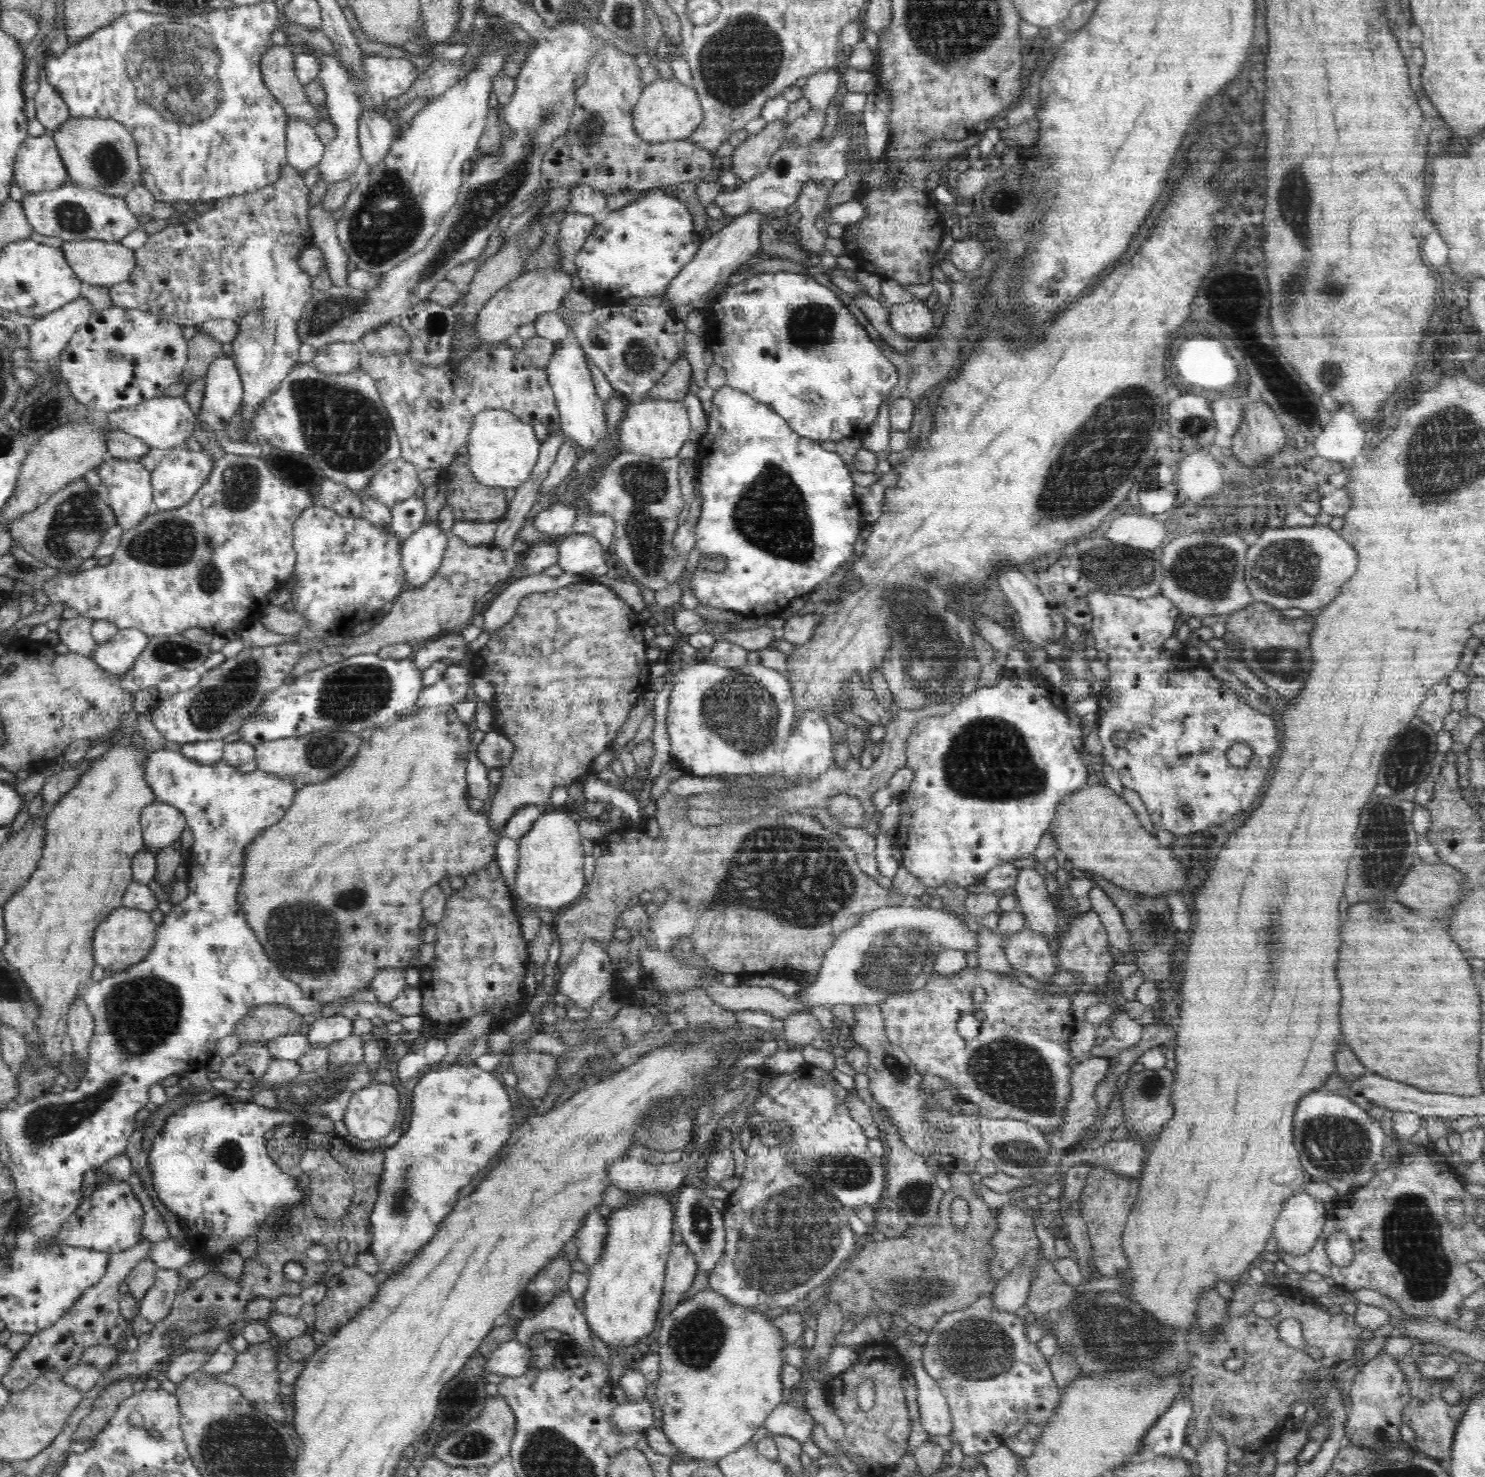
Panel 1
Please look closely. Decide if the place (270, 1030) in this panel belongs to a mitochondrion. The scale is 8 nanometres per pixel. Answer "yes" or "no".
no

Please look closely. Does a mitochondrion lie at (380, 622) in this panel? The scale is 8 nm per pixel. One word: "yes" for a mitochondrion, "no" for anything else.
no

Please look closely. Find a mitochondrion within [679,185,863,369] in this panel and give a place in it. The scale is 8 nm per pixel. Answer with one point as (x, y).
(810, 325)

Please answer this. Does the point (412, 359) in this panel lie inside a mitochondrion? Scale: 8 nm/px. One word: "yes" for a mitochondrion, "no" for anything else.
no

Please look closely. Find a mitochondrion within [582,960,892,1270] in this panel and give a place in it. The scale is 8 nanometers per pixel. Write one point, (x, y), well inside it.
(839, 1173)

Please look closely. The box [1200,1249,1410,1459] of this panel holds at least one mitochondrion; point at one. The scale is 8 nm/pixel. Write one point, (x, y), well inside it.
(1379, 1438)

